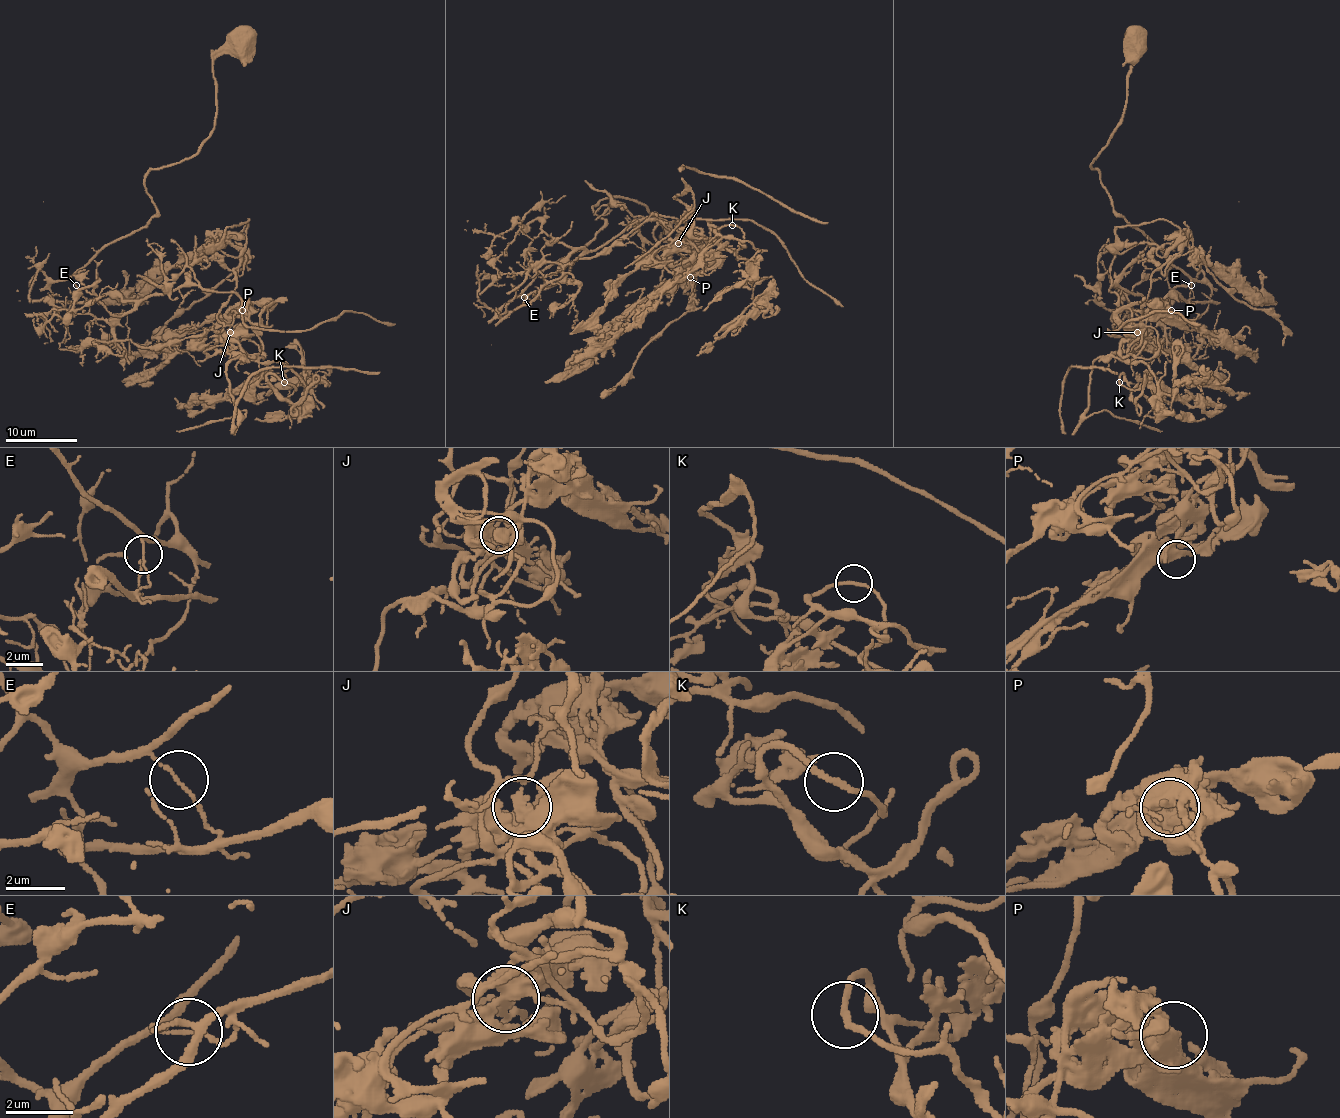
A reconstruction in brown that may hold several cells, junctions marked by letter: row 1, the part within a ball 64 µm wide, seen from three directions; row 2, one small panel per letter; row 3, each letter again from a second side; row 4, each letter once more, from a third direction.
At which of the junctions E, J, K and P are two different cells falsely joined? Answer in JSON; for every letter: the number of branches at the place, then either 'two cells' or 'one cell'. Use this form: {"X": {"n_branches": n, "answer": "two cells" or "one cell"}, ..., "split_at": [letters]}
{"E": {"n_branches": 2, "answer": "two cells"}, "J": {"n_branches": 3, "answer": "two cells"}, "K": {"n_branches": 2, "answer": "one cell"}, "P": {"n_branches": 3, "answer": "one cell"}, "split_at": ["E", "J"]}

